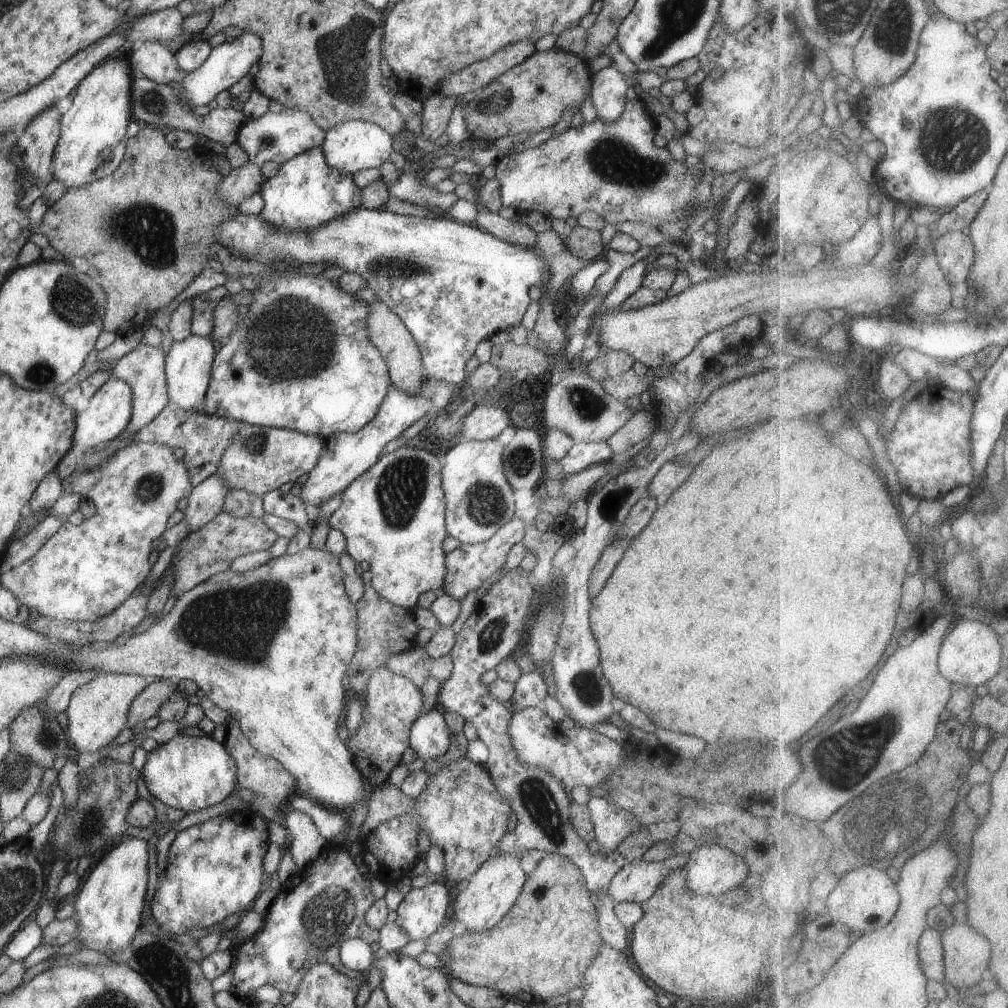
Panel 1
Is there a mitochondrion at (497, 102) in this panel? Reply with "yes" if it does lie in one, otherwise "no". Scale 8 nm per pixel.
yes

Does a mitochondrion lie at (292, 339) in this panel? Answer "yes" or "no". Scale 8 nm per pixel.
yes

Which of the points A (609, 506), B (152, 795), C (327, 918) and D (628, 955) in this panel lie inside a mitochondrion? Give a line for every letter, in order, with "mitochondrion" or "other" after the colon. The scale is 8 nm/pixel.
A: mitochondrion
B: other
C: mitochondrion
D: other

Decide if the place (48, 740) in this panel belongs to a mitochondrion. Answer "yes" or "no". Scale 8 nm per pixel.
yes

